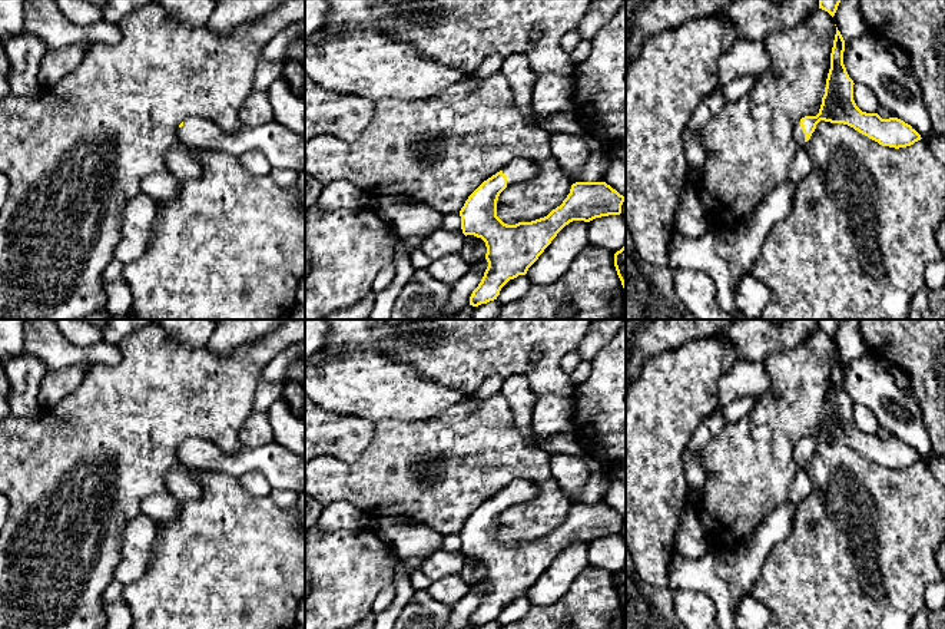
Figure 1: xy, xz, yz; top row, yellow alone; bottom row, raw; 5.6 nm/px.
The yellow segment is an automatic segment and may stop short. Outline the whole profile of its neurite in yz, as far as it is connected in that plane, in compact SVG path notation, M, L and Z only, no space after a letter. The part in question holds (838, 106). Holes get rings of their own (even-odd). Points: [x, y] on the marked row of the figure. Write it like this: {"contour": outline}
{"contour": "M836 27L830 53L830 69L825 95L816 116L805 116L795 123L793 138L803 148L820 120L843 123L882 146L906 148L921 140L921 135L898 117L882 119L878 113L862 112L853 100L853 80L843 64L845 40Z"}

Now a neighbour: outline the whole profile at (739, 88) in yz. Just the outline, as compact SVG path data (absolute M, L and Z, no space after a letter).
M743 75L720 87L720 92L727 103L737 102L739 99L750 93L756 82L757 76Z

